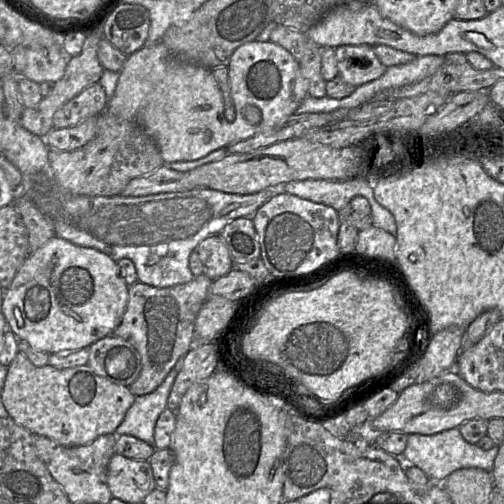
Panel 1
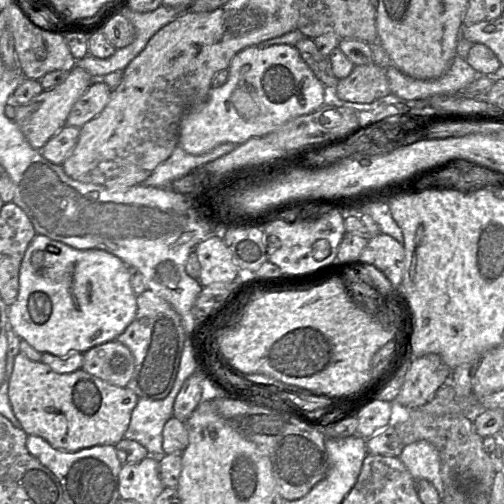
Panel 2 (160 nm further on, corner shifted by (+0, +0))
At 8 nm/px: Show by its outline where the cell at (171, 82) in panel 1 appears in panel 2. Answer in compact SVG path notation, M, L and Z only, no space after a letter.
M276 44L266 48L249 46L238 52L228 67L226 83L211 88L209 98L191 108L180 123L179 145L191 155L202 155L224 143L242 144L253 137L263 137L286 122L317 111L324 104L324 85L301 58L293 45Z

